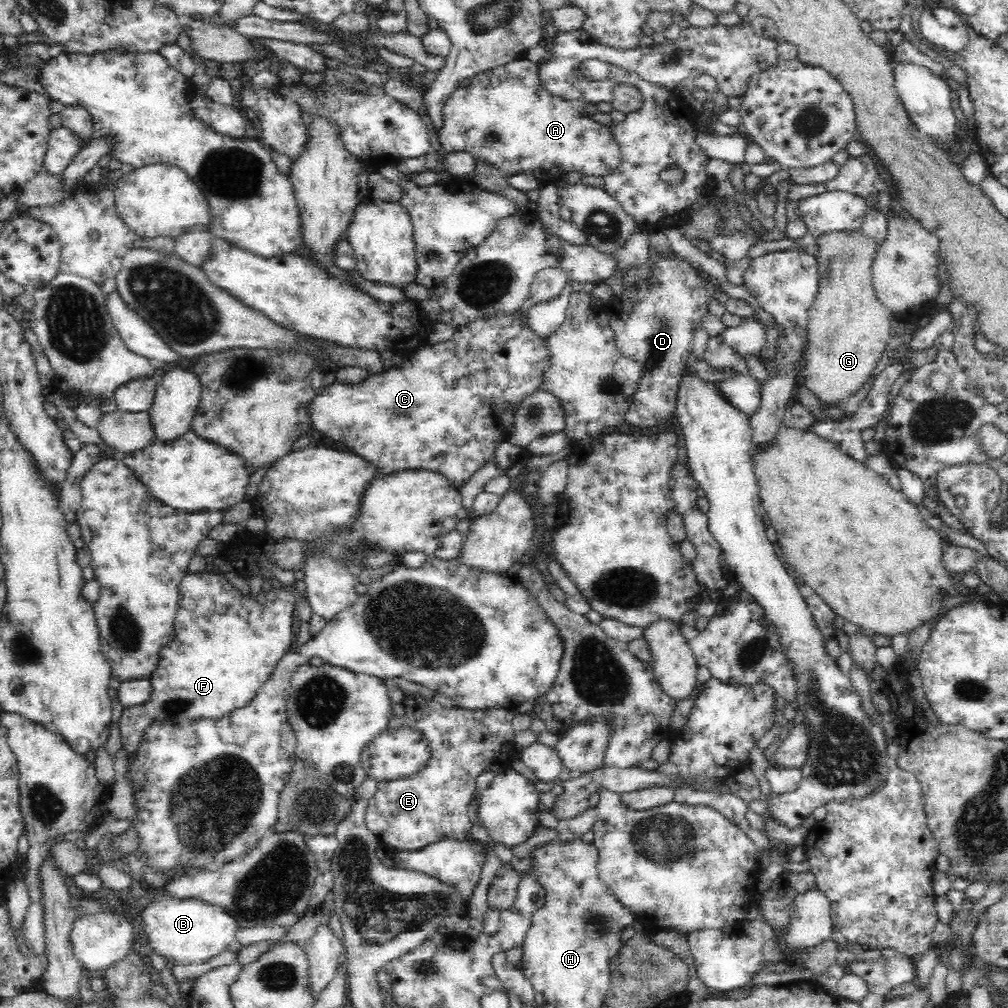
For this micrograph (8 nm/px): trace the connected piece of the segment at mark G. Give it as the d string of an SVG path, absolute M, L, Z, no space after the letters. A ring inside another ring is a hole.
M862 230L859 232L830 232L817 238L820 290L809 311L808 348L804 356L806 387L825 406L834 408L842 400L852 398L858 390L870 380L874 368L880 364L880 358L890 340L892 312L886 309L878 298L872 283L872 264L876 256L876 247L868 241Z

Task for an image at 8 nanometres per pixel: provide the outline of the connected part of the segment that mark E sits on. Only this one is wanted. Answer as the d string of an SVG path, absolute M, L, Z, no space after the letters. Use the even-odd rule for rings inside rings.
M405 692L403 698L401 704L404 705L404 714L400 718L393 717L389 721L388 728L409 725L425 733L431 743L432 759L413 780L403 779L377 784L377 792L370 800L365 812L366 826L370 832L374 833L374 836L378 837L378 843L385 848L394 848L397 853L420 851L440 840L467 842L470 840L469 831L472 828L472 820L468 816L468 805L476 792L476 779L484 772L488 772L494 761L500 760L500 756L506 756L510 762L514 754L513 721L517 713L504 708L478 711L460 707L448 709L432 698L426 699L420 696L418 692Z

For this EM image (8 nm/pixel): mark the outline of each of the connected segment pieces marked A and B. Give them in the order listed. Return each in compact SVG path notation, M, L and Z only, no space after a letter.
M528 58L513 60L492 70L481 72L471 80L467 87L460 85L442 105L442 124L437 130L440 150L431 148L418 158L399 159L396 167L400 172L407 175L432 172L439 167L440 156L452 152L469 152L476 161L498 168L507 177L518 173L532 173L540 182L544 182L544 176L558 178L568 172L582 172L584 178L604 177L612 175L622 164L618 143L609 133L611 128L595 121L588 114L578 113L569 99L548 92L539 79L539 64Z
M158 894L156 900L142 912L142 932L154 953L164 956L175 966L204 964L228 948L236 940L239 926L223 908L206 904L198 899L178 900Z

